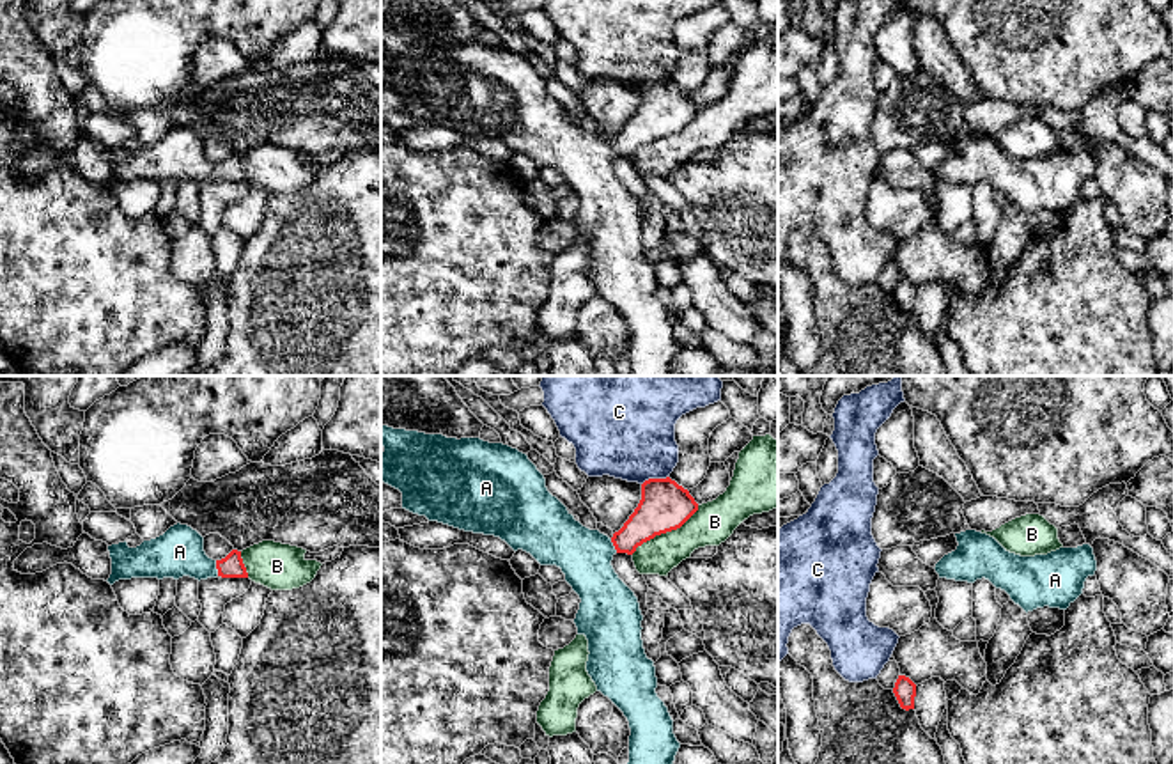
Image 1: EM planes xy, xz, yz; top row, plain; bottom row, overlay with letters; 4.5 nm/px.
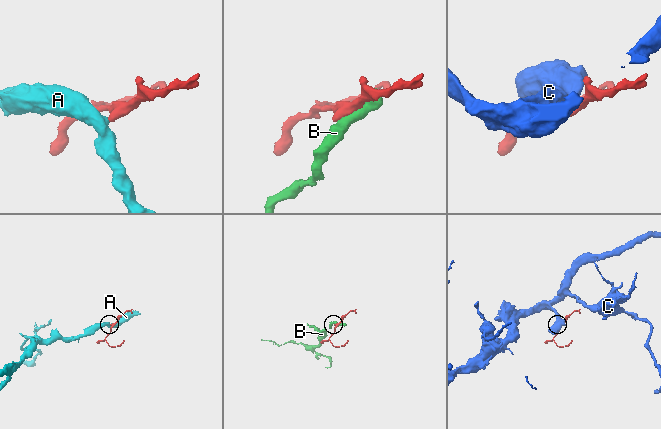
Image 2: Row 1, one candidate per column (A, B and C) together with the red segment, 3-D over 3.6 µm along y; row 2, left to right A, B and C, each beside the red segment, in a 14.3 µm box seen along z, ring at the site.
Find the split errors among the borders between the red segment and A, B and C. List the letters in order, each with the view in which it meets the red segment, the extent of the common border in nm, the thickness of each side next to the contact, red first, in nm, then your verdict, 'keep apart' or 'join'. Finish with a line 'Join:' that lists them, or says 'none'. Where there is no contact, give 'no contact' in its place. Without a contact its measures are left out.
A: meets red in xy; contact 70 nm long; 100 nm thick on the red side, 220 nm on the other; join
B: meets red in xz; contact 380 nm long; 240 nm thick on the red side, 190 nm on the other; keep apart
C: meets red in xz; contact 130 nm long; 240 nm thick on the red side, 380 nm on the other; keep apart
Join: A

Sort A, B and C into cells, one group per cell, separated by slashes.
A / B / C

